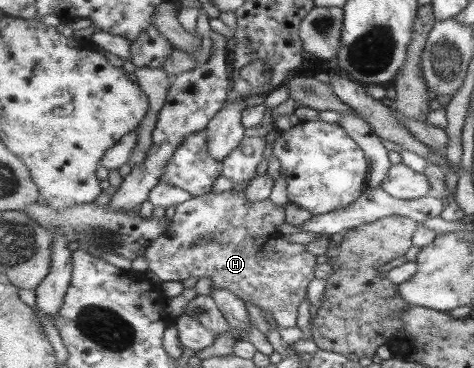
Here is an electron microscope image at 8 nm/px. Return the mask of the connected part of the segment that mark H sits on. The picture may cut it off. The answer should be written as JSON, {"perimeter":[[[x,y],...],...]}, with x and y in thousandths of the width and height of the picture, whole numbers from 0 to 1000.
{"perimeter":[[[519,516],[449,519],[424,535],[409,533],[371,563],[359,620],[306,690],[312,750],[333,750],[342,766],[443,753],[449,783],[473,783],[515,821],[544,832],[557,853],[572,853],[591,891],[620,891],[629,870],[629,837],[650,804],[654,766],[667,755],[667,696],[650,685],[641,663],[608,658],[586,630],[586,614],[603,598],[601,560],[582,560],[570,541],[532,554],[519,543],[519,533]]]}

